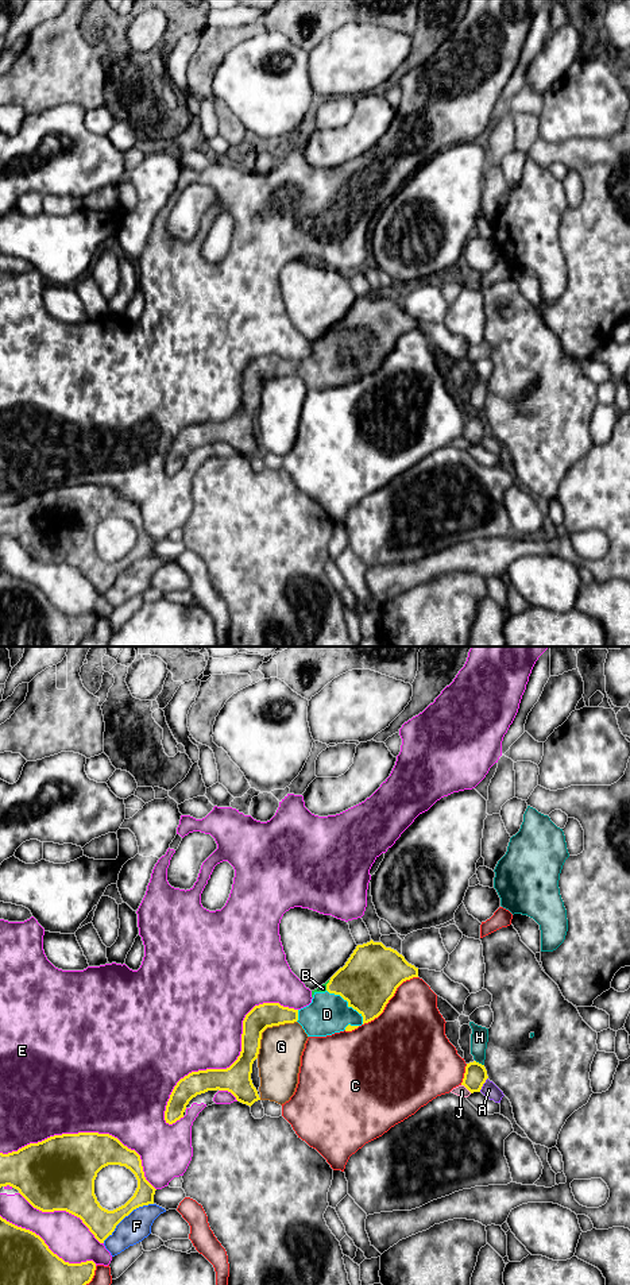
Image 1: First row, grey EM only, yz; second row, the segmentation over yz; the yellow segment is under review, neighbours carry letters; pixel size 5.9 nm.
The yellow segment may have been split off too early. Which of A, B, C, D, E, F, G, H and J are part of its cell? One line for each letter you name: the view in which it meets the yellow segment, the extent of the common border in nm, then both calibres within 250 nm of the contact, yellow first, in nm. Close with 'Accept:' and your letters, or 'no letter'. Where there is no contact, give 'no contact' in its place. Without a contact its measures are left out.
B: yz | 70 nm | 340/50 nm
D: yz | 300 nm | 340/240 nm
Accept: B, D

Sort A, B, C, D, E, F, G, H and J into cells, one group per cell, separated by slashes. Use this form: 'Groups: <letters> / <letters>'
Groups: A / B D / C / E / F / G / H / J

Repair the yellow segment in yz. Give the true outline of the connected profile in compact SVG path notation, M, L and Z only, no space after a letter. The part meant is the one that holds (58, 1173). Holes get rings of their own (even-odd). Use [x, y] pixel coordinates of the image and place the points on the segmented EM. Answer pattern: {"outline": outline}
{"outline": "M78 1132L50 1137L38 1143L30 1143L18 1151L0 1153L0 1188L12 1186L36 1209L42 1212L66 1211L82 1220L94 1238L104 1243L116 1226L134 1209L154 1204L155 1188L146 1180L140 1155L124 1146L109 1134ZM108 1165L130 1169L138 1188L134 1196L121 1207L108 1211L100 1205L94 1195L97 1173Z"}

